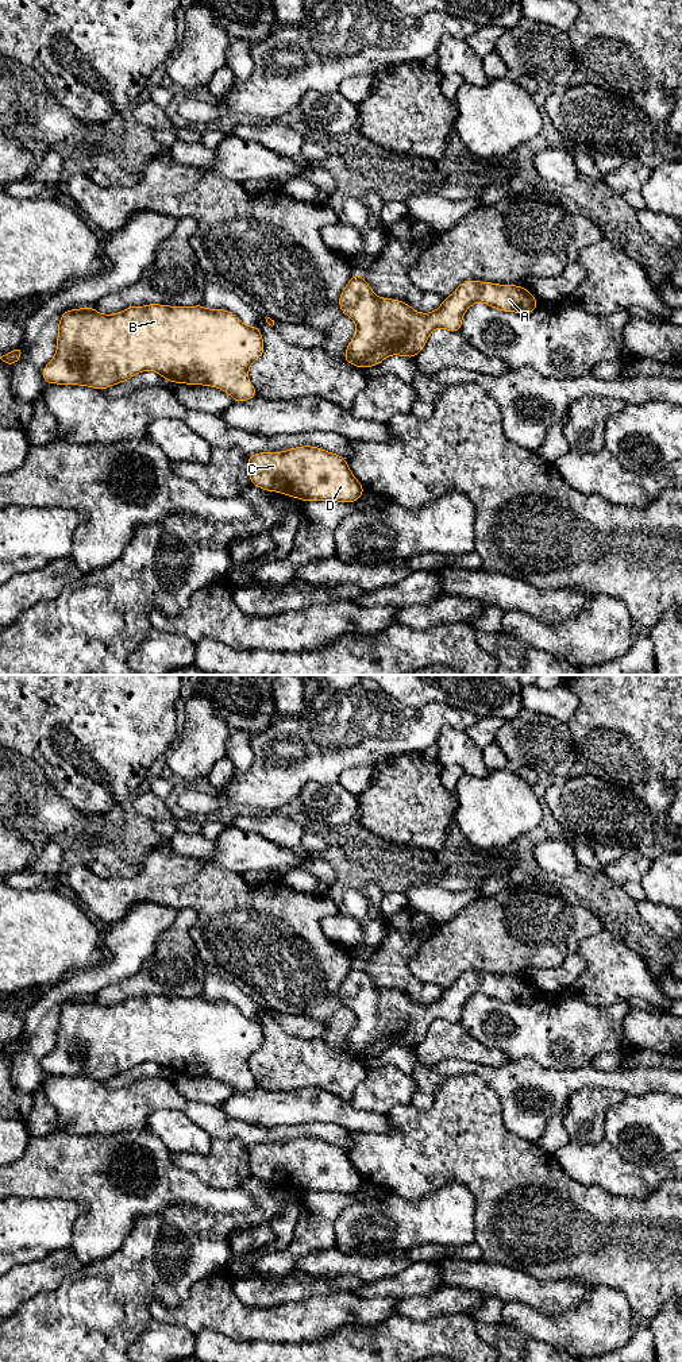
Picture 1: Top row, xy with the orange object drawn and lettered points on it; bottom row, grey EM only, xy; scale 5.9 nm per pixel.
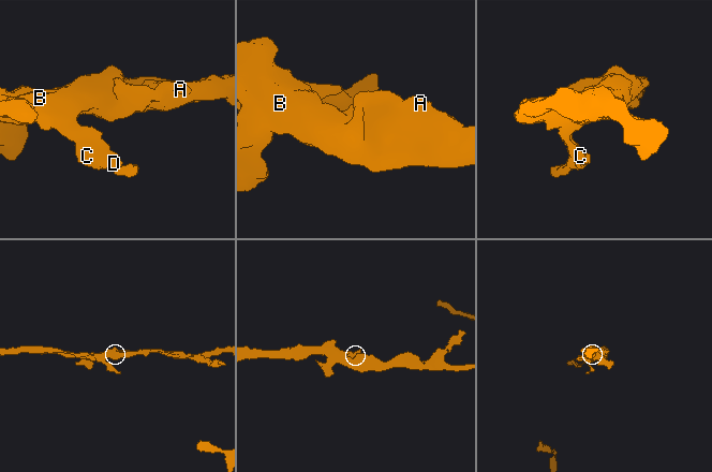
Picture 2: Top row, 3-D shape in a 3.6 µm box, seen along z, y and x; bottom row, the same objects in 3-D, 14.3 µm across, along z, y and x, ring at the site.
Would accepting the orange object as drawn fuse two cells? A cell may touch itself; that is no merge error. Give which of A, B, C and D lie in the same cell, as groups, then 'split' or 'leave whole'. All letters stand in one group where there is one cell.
groups A B C D; leave whole

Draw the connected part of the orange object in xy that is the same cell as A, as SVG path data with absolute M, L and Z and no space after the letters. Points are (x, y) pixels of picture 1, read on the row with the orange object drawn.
M352 275L339 297L339 306L357 324L357 333L346 348L344 360L352 366L377 366L390 355L415 358L425 346L436 328L459 332L466 310L475 302L483 302L504 312L531 313L539 305L536 298L524 288L516 285L498 285L467 279L446 297L442 305L429 313L420 313L406 302L378 297L363 275Z

